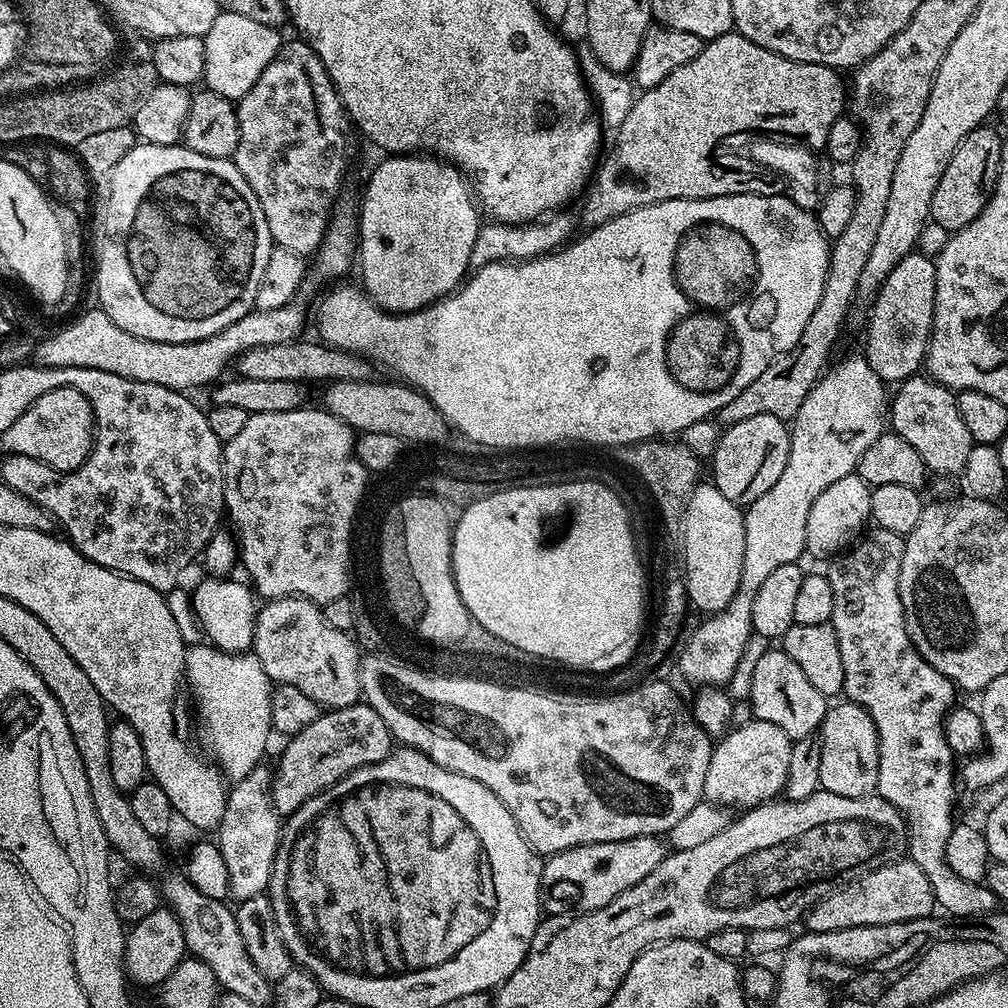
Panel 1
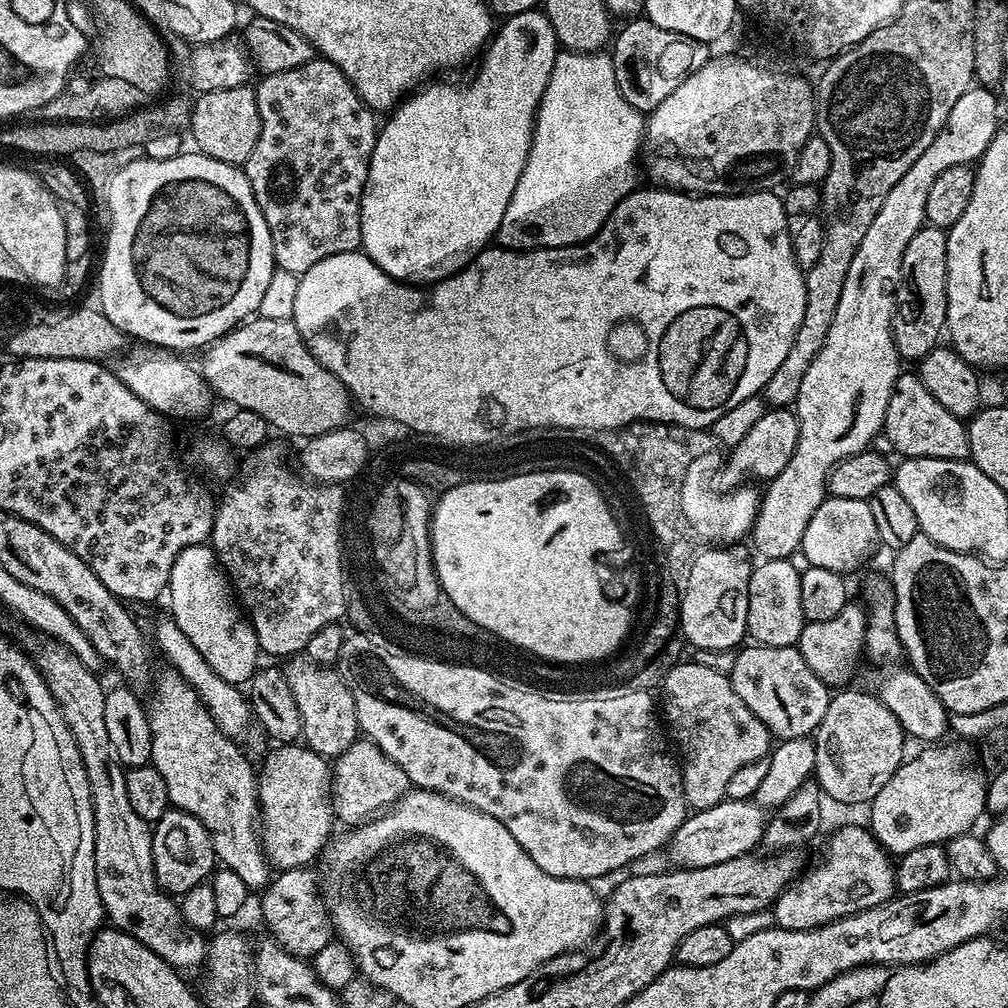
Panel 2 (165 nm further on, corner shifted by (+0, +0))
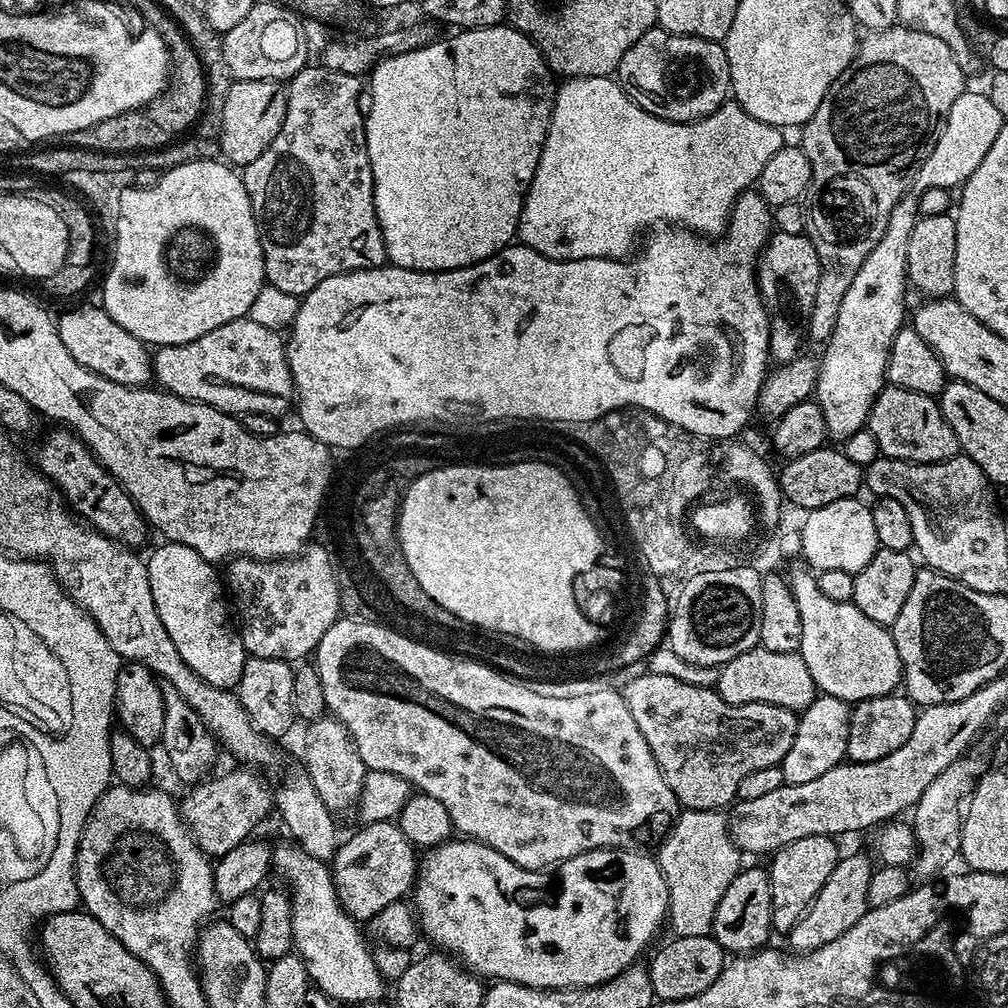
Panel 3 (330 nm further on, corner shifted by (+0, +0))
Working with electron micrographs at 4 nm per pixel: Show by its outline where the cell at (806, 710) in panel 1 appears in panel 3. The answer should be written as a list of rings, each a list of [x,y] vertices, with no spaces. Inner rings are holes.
[[[757,646],[738,654],[738,658],[730,658],[730,662],[719,665],[719,669],[714,689],[728,703],[768,703],[789,708],[799,714],[818,695],[814,678],[810,678],[810,670],[806,670],[806,662],[799,652],[778,654],[778,650],[766,650]]]

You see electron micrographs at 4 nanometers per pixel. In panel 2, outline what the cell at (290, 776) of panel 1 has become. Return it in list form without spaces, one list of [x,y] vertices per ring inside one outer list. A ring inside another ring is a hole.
[[[357,738],[342,755],[335,757],[332,769],[332,807],[344,826],[359,826],[392,807],[410,791],[402,766],[398,766],[373,740]]]

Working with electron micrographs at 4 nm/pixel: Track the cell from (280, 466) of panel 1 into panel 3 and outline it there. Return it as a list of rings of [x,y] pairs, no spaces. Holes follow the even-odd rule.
[[[312,542],[300,555],[289,556],[286,560],[236,558],[228,566],[226,592],[234,605],[235,615],[236,612],[240,615],[238,631],[245,653],[248,656],[278,658],[289,662],[300,662],[311,657],[316,651],[318,642],[322,642],[322,634],[326,634],[326,630],[330,630],[330,626],[334,626],[334,622],[341,615],[342,593],[336,580],[336,565],[330,560],[326,548],[318,542]]]

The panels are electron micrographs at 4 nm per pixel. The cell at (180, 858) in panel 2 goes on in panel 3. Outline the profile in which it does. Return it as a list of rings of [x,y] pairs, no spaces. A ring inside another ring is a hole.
[[[236,766],[233,772],[224,772],[221,776],[213,775],[189,787],[185,791],[188,793],[182,798],[179,797],[178,807],[183,820],[204,820],[204,825],[201,826],[200,832],[198,831],[198,843],[209,858],[224,856],[230,850],[234,850],[234,846],[244,843],[253,835],[252,828],[267,818],[268,811],[273,811],[273,789],[268,789],[263,778],[255,776],[252,772],[255,771]]]

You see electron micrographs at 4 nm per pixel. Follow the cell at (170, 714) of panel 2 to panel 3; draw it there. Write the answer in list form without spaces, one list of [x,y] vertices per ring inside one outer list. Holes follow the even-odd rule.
[[[287,843],[272,848],[272,868],[275,875],[277,872],[288,883],[287,891],[292,901],[292,947],[295,955],[300,956],[306,966],[309,981],[331,1001],[340,1004],[342,1002],[363,1006],[368,1000],[383,1001],[386,981],[378,974],[376,957],[373,949],[371,947],[368,949],[369,941],[361,925],[345,912],[340,899],[336,897],[336,884],[332,881],[331,867],[317,856],[313,856],[311,852],[304,851],[299,844]]]

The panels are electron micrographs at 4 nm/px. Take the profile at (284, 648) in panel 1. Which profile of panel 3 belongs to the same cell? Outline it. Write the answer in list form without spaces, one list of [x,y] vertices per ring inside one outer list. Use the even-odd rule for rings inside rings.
[[[325,714],[305,728],[308,729],[304,732],[303,771],[307,772],[310,782],[314,782],[314,790],[318,790],[318,798],[322,798],[324,805],[334,814],[340,814],[359,801],[366,771],[362,758],[346,726],[335,716]]]

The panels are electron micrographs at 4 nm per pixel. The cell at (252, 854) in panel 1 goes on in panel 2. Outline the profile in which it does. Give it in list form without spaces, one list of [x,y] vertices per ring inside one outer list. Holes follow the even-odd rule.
[[[300,742],[280,744],[258,768],[259,819],[262,821],[264,854],[273,869],[309,867],[323,852],[334,835],[334,809],[332,807],[332,769],[329,761]]]

